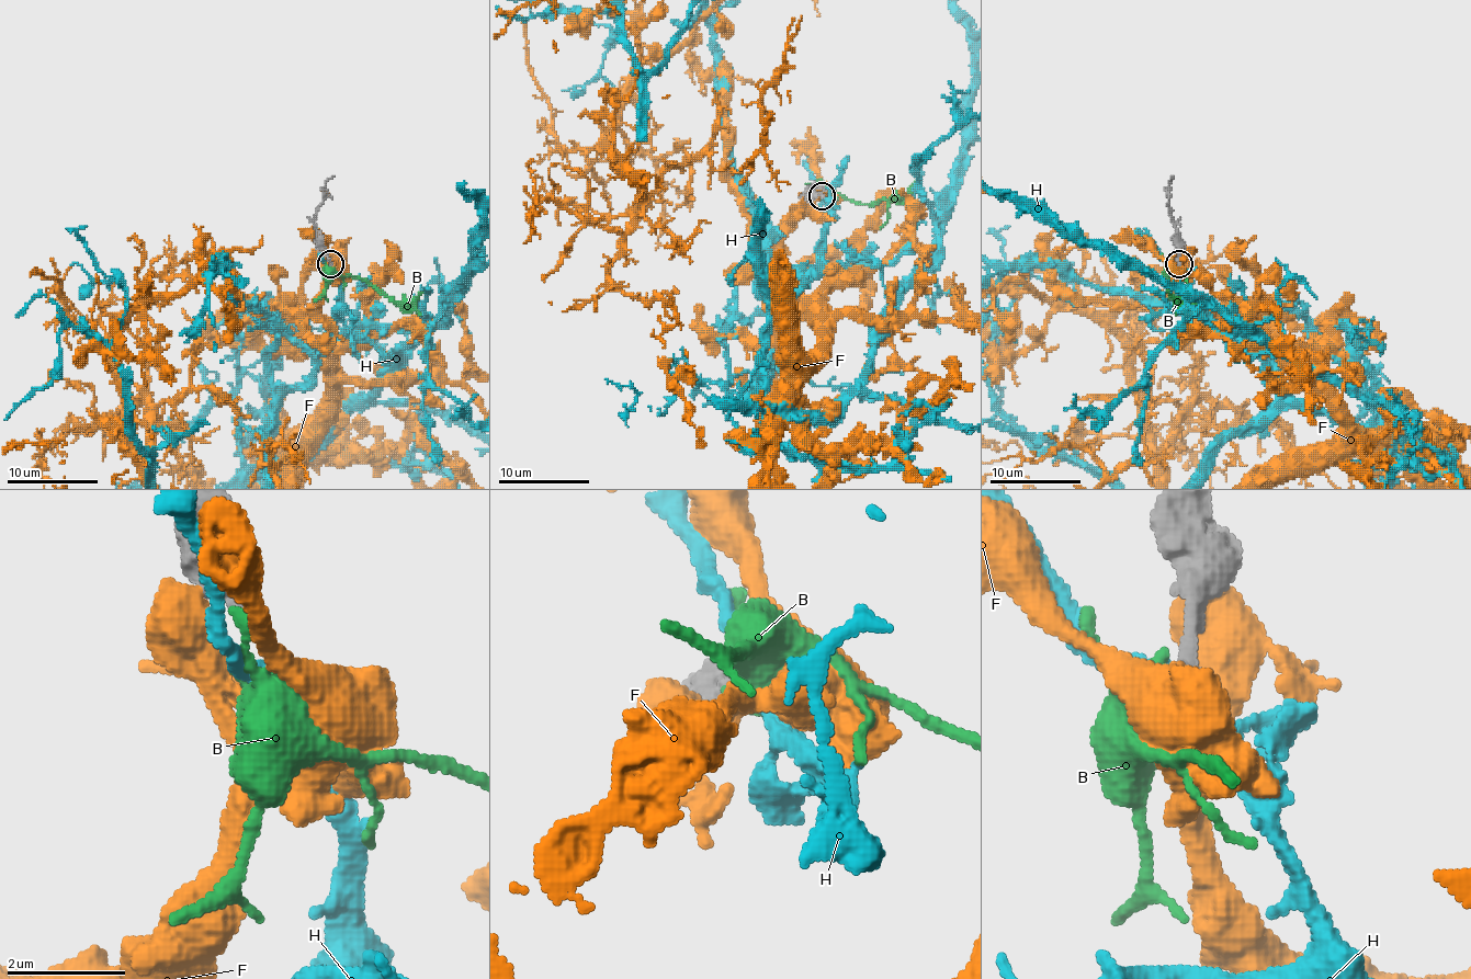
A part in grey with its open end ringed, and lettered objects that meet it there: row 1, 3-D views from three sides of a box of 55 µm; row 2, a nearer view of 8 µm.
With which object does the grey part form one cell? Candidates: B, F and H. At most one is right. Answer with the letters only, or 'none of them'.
H

